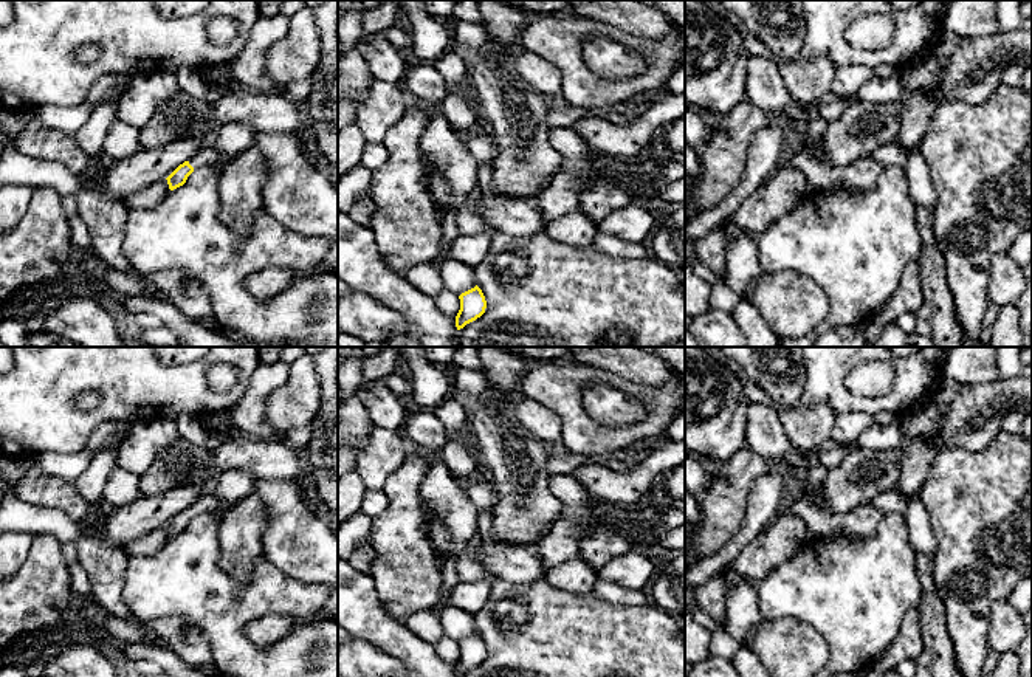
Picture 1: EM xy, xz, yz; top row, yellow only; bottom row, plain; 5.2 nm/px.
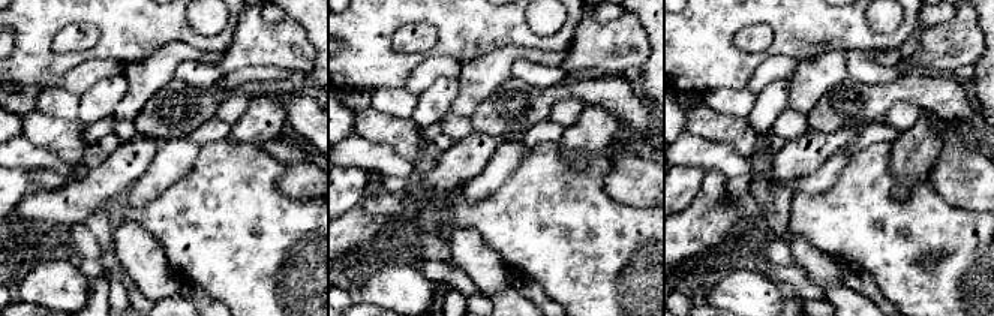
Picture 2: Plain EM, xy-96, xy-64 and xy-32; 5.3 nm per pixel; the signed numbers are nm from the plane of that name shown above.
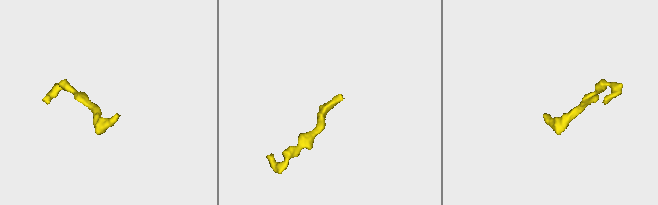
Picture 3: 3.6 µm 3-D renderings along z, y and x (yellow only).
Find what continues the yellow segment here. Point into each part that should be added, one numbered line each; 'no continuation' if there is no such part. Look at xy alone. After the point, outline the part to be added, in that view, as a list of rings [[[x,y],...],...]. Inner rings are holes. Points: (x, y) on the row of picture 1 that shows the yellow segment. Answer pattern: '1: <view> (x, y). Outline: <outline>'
1: xy (206, 154). Outline: [[[205,141],[194,156],[189,158],[189,164],[195,169],[200,169],[206,164],[212,164],[220,158],[220,153],[212,147],[212,144]]]

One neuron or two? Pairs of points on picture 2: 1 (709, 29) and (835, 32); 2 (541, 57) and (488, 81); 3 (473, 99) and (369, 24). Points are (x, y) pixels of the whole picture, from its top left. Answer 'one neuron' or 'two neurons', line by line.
1: one neuron
2: one neuron
3: two neurons

